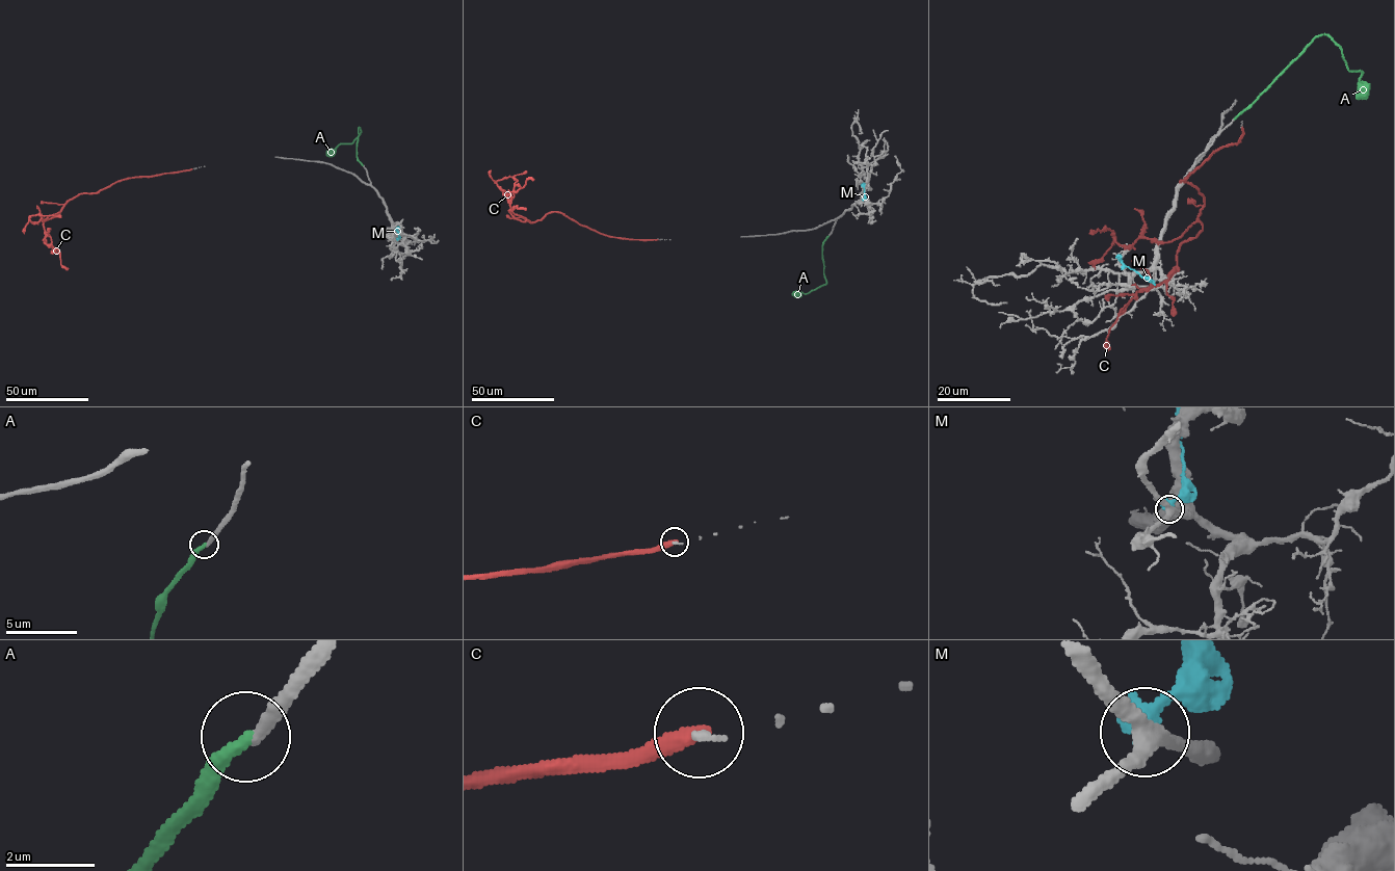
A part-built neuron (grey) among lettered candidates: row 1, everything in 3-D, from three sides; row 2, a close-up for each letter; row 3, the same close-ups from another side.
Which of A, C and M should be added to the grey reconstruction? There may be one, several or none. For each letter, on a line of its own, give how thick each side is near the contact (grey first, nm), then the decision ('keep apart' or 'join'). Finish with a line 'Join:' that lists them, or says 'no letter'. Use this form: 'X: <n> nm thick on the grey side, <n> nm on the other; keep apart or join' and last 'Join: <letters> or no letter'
A: 280 nm thick on the grey side, 340 nm on the other; join
C: 140 nm thick on the grey side, 340 nm on the other; keep apart
M: 360 nm thick on the grey side, 550 nm on the other; keep apart
Join: A

